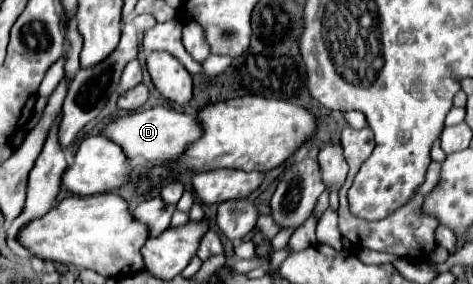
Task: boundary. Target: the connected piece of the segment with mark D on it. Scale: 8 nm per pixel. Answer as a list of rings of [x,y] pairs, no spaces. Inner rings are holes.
[[[159,105],[159,107],[147,109],[147,111],[135,111],[135,113],[111,119],[101,129],[101,135],[111,139],[113,143],[117,143],[123,149],[123,153],[127,155],[129,169],[133,173],[137,173],[143,163],[167,161],[167,159],[179,157],[179,153],[183,153],[185,145],[189,145],[191,141],[201,137],[201,127],[191,113],[177,113],[173,109]]]

